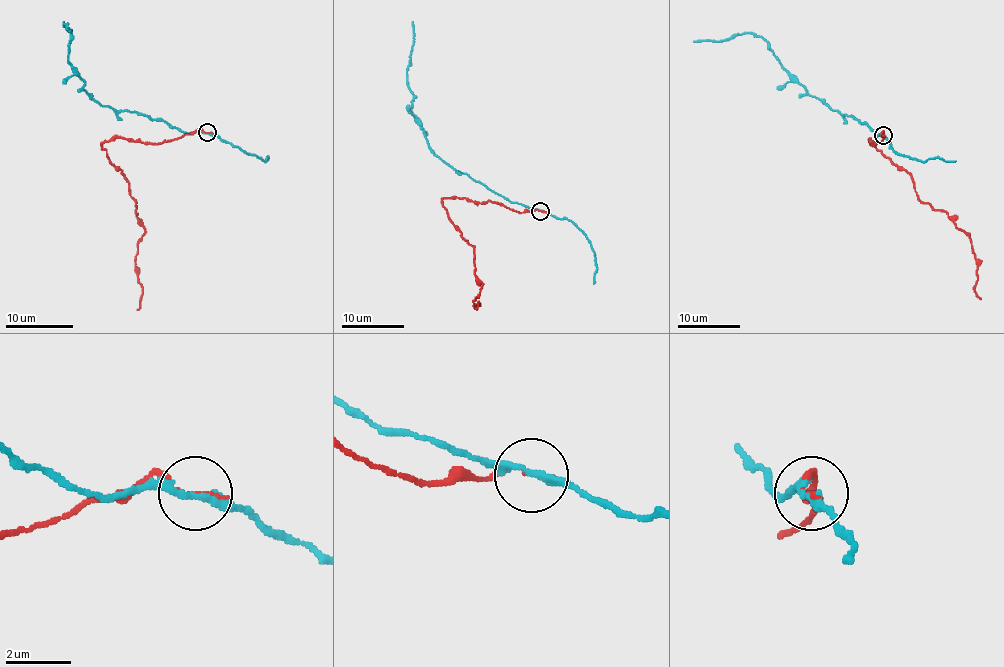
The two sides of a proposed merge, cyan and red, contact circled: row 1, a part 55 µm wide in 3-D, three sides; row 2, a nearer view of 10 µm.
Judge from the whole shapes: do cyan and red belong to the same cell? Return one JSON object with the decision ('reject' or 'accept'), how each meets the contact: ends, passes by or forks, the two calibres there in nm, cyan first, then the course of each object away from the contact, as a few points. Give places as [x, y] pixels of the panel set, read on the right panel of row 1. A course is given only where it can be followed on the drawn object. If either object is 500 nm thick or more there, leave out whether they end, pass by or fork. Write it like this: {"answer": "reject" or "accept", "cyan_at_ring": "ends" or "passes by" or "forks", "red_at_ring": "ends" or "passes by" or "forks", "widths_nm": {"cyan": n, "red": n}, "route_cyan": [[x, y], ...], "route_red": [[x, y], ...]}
{"answer": "reject", "cyan_at_ring": "passes by", "red_at_ring": "ends", "widths_nm": {"cyan": 240, "red": 100}, "route_cyan": [[882, 135], [876, 135], [867, 124], [832, 110], [807, 93], [760, 36], [738, 33], [716, 41], [694, 41]], "route_red": [[882, 135], [871, 145], [910, 176], [920, 200], [942, 209], [970, 239], [981, 299]]}

